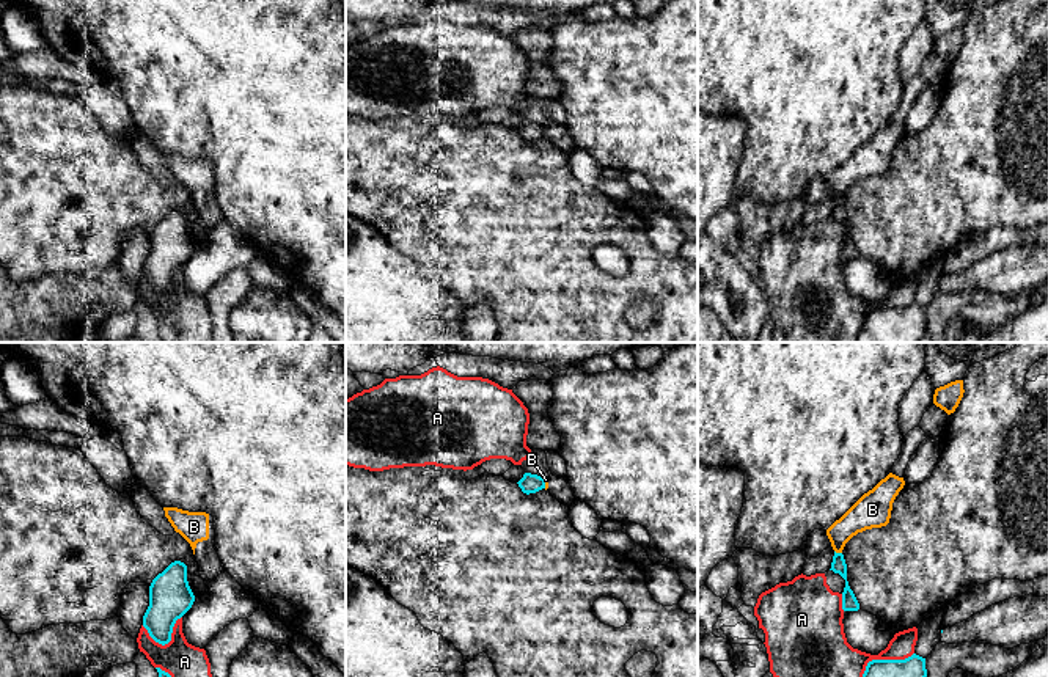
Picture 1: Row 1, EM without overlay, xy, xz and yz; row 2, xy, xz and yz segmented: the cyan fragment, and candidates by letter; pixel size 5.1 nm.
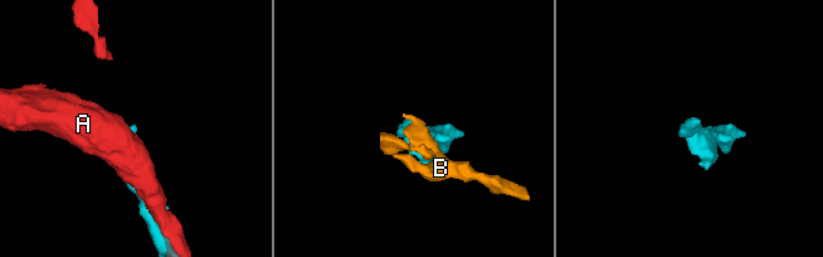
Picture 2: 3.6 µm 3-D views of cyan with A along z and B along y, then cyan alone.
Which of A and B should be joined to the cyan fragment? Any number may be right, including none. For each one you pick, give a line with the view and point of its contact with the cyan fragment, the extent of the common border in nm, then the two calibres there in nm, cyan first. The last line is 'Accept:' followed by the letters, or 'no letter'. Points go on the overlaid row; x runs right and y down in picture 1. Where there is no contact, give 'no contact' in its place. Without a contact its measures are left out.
Accept: no letter

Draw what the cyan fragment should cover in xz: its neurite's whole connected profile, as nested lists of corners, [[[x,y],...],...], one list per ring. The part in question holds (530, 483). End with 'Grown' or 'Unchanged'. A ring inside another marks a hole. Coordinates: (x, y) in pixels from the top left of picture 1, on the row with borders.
[[[525,473],[523,478],[517,482],[523,493],[536,493],[545,489],[545,478],[537,474]]]. Unchanged

